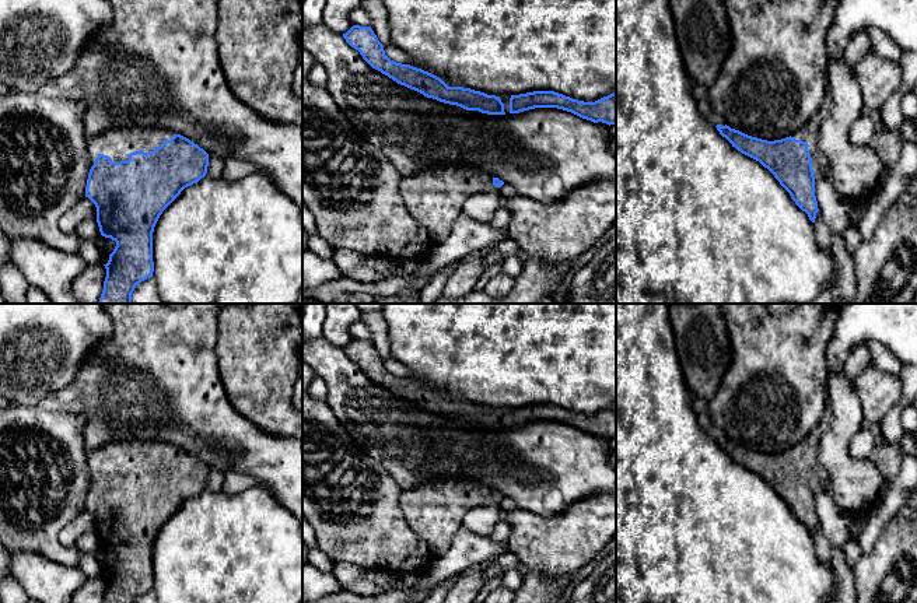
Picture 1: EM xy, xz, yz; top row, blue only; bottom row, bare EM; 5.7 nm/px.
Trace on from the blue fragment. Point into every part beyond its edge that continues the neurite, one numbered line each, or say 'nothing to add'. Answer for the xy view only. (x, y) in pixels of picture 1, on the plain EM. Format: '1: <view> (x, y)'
1: xy (116, 456)

